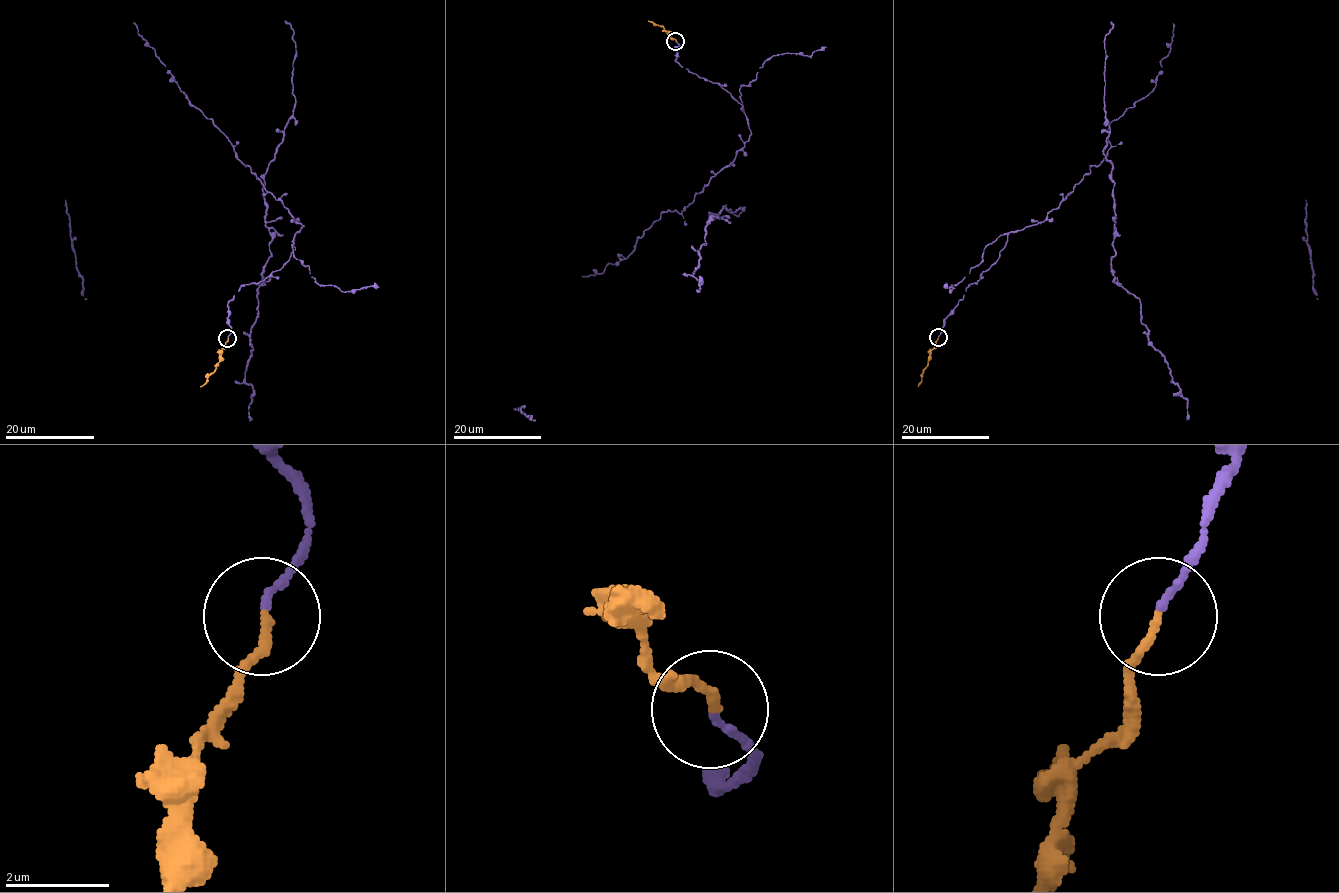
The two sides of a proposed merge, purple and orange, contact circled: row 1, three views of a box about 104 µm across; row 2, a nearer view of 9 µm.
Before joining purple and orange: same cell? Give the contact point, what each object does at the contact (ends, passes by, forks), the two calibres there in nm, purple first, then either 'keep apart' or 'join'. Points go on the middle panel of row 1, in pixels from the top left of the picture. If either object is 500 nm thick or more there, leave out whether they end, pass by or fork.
place (675, 41); purple ends; orange ends; calibres 130 and 160 nm; join

